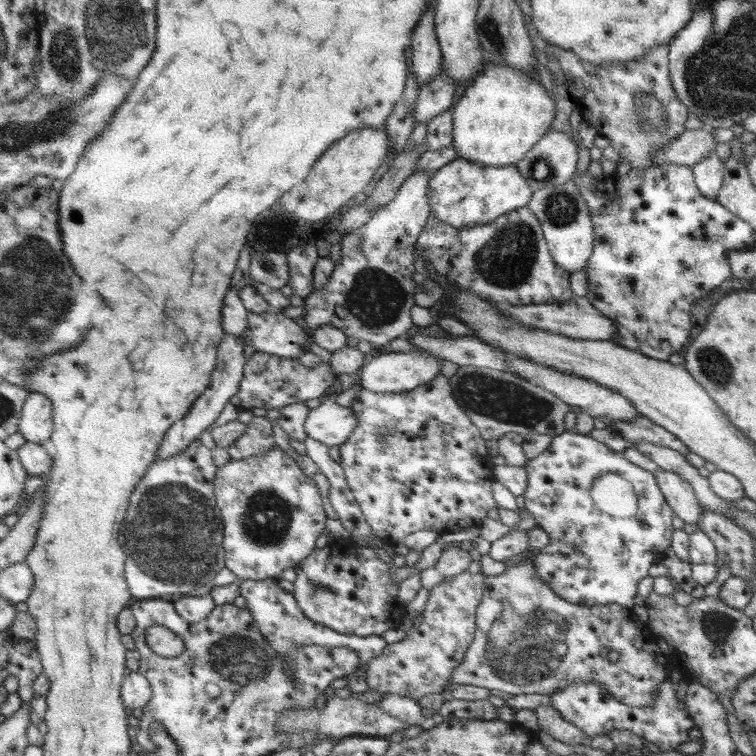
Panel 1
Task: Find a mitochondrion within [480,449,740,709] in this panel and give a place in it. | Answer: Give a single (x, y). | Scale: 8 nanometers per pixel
(717, 627)

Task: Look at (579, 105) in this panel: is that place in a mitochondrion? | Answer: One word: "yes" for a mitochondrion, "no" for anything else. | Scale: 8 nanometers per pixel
no

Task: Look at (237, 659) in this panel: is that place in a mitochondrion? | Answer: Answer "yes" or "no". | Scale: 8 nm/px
yes

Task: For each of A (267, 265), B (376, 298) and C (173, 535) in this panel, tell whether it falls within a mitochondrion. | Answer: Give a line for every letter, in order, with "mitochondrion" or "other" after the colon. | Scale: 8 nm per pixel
A: mitochondrion
B: mitochondrion
C: mitochondrion

